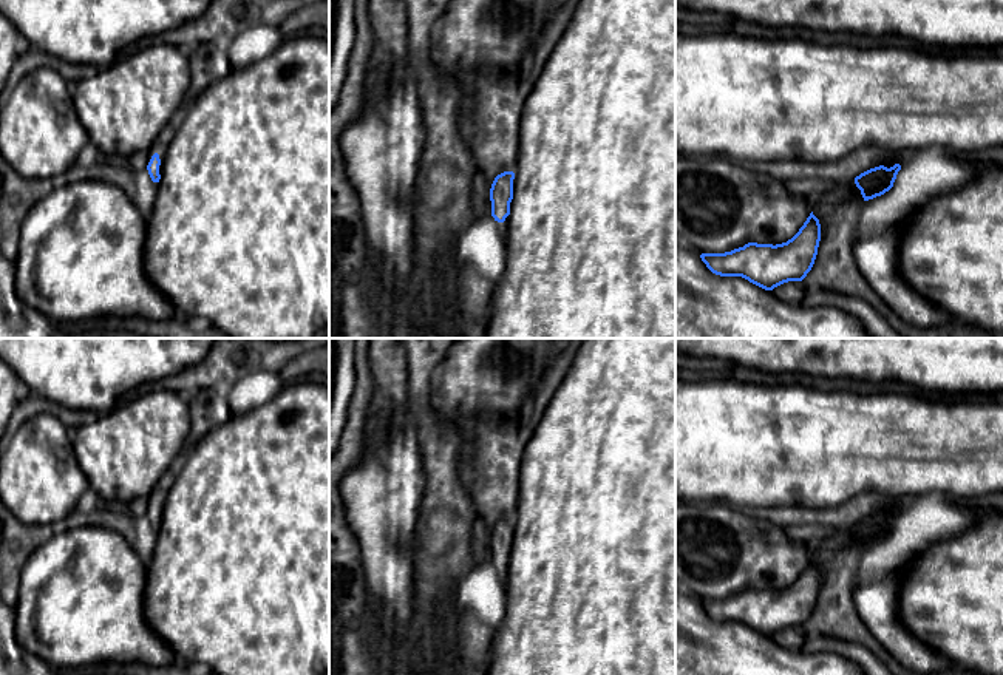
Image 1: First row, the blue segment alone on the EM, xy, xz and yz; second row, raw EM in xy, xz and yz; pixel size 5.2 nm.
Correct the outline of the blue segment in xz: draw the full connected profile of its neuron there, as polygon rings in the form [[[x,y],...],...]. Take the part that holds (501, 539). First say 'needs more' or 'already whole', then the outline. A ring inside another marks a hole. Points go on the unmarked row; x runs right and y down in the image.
needs more; [[[513,517],[498,521],[490,534],[491,562],[502,581],[507,578],[510,548],[513,545]]]

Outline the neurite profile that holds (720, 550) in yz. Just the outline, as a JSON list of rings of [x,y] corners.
[[[675,502],[675,585],[695,599],[725,599],[748,589],[782,590],[811,559],[807,545],[742,508],[722,502]]]

